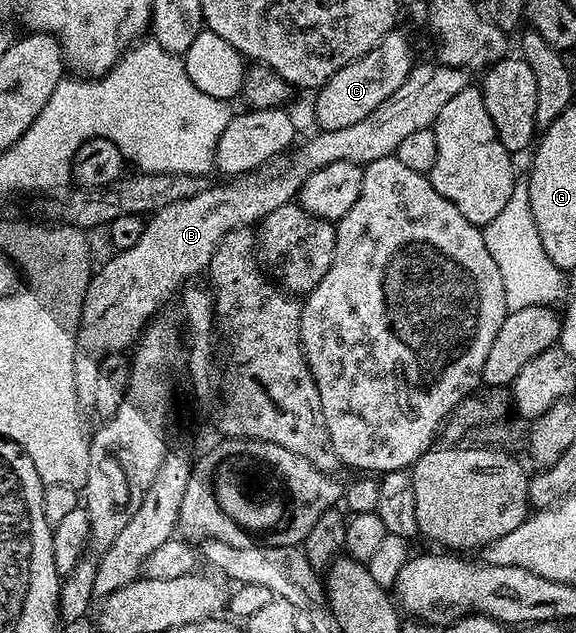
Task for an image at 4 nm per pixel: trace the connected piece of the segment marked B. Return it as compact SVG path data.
M437 62L415 63L414 67L410 69L404 86L400 86L400 90L396 90L396 94L392 94L392 98L388 98L380 106L376 106L376 110L372 110L372 114L368 114L368 118L360 118L360 122L356 122L352 126L344 126L344 130L319 131L318 136L312 137L307 144L300 145L301 143L299 143L281 161L283 164L279 168L271 167L266 170L271 170L271 172L258 170L253 174L243 174L229 182L222 182L226 184L218 184L215 188L203 187L202 191L196 193L192 198L174 202L172 206L164 206L159 212L153 213L146 220L146 229L144 234L140 234L140 242L136 242L136 246L132 246L132 250L114 252L111 260L99 272L97 269L90 277L90 285L84 294L74 357L72 358L72 379L75 381L76 398L79 405L86 410L93 409L96 402L100 362L104 362L104 358L111 356L113 352L125 353L137 345L138 338L146 329L147 324L161 313L158 311L165 306L166 299L185 280L190 280L193 276L200 275L201 272L203 275L209 269L212 254L218 243L224 238L224 234L228 234L228 230L257 225L268 214L272 214L272 210L276 210L276 206L291 203L302 189L305 180L316 170L320 170L324 166L332 166L332 162L352 162L365 166L376 162L376 158L395 155L400 142L404 142L404 138L409 138L416 130L431 127L440 114L441 108L453 96L460 94L460 90L468 87L466 74L468 74L466 68L453 68Z

